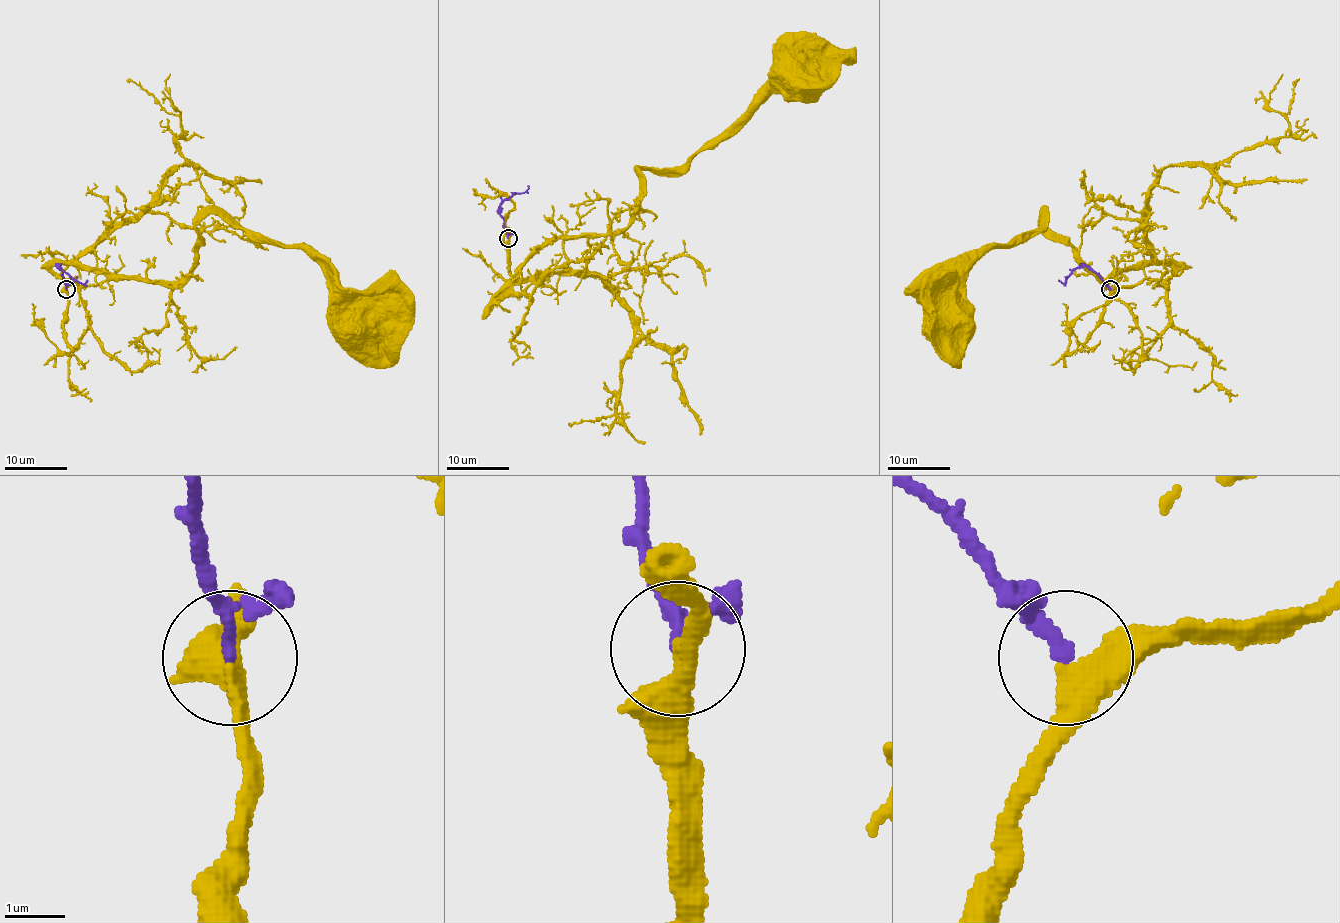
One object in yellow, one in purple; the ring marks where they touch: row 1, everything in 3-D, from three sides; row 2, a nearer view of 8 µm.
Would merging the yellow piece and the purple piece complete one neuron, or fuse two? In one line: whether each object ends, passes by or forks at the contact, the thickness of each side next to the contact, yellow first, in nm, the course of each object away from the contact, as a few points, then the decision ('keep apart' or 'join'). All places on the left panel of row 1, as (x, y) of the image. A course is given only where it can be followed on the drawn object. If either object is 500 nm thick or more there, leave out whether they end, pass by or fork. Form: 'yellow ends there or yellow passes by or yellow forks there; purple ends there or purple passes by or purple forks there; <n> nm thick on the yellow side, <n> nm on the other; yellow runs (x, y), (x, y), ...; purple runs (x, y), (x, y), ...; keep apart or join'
yellow passes by; purple passes by; 380 nm thick on the yellow side, 150 nm on the other; yellow runs (67, 290), (59, 264), (181, 281), (195, 226), (216, 214), (302, 248), (363, 314); purple runs (67, 289), (59, 267), (81, 283), (87, 279); join

